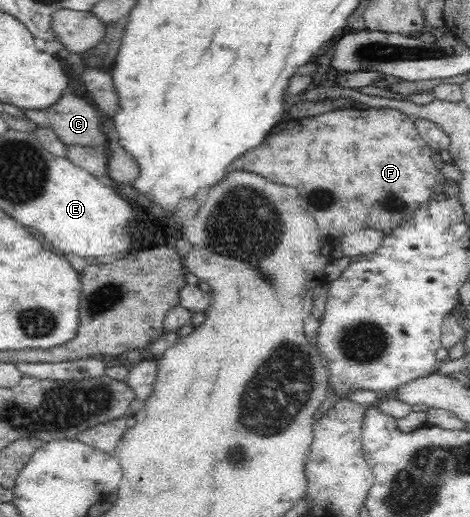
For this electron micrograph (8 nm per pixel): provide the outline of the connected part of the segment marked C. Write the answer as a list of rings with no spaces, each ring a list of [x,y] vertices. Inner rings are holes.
[[[78,96],[63,98],[44,111],[23,111],[38,127],[52,129],[67,146],[104,149],[108,142],[102,131],[102,115]]]

